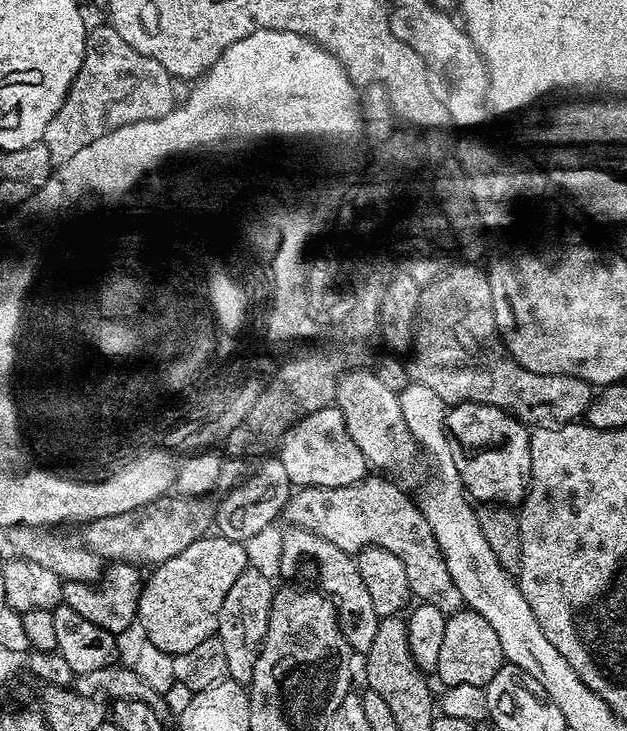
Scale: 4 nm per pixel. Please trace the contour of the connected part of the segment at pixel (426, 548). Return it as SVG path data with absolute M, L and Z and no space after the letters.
M369 474L350 486L299 488L288 498L283 521L291 527L308 529L349 554L363 548L381 548L398 554L402 566L406 566L406 578L417 601L438 606L445 614L461 611L465 607L464 599L446 568L446 558L434 538L434 530L430 530L430 522L420 513L419 503L413 497L411 500L392 480L395 479Z

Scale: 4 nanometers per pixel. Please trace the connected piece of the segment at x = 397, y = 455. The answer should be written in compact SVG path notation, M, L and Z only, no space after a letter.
M367 367L355 368L340 377L336 388L335 407L342 410L342 416L346 418L346 430L350 430L350 438L354 438L358 450L362 450L362 454L373 469L384 474L404 472L416 464L416 452L418 456L416 439L412 437L406 426L406 418L402 418L402 406L397 389L395 387L392 389L382 377L368 371Z

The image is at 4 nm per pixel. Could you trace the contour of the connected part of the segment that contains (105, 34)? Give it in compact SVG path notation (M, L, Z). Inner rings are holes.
M103 23L89 31L82 66L58 114L54 114L50 126L46 126L42 143L50 150L53 165L70 162L78 150L83 150L107 132L139 120L162 118L178 103L178 95L172 89L174 77L165 70L162 62L138 54L138 50L123 40L122 34L118 34L111 23Z

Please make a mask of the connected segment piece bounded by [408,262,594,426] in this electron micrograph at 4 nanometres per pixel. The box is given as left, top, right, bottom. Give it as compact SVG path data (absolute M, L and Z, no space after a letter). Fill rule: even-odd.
M460 262L449 272L441 271L431 282L423 285L420 307L416 315L415 331L408 360L408 372L415 383L434 390L438 398L449 406L453 404L489 404L505 408L512 415L529 426L562 425L576 422L583 417L594 395L593 385L573 376L551 376L538 374L523 368L511 354L494 322L494 304L483 267L472 262Z

